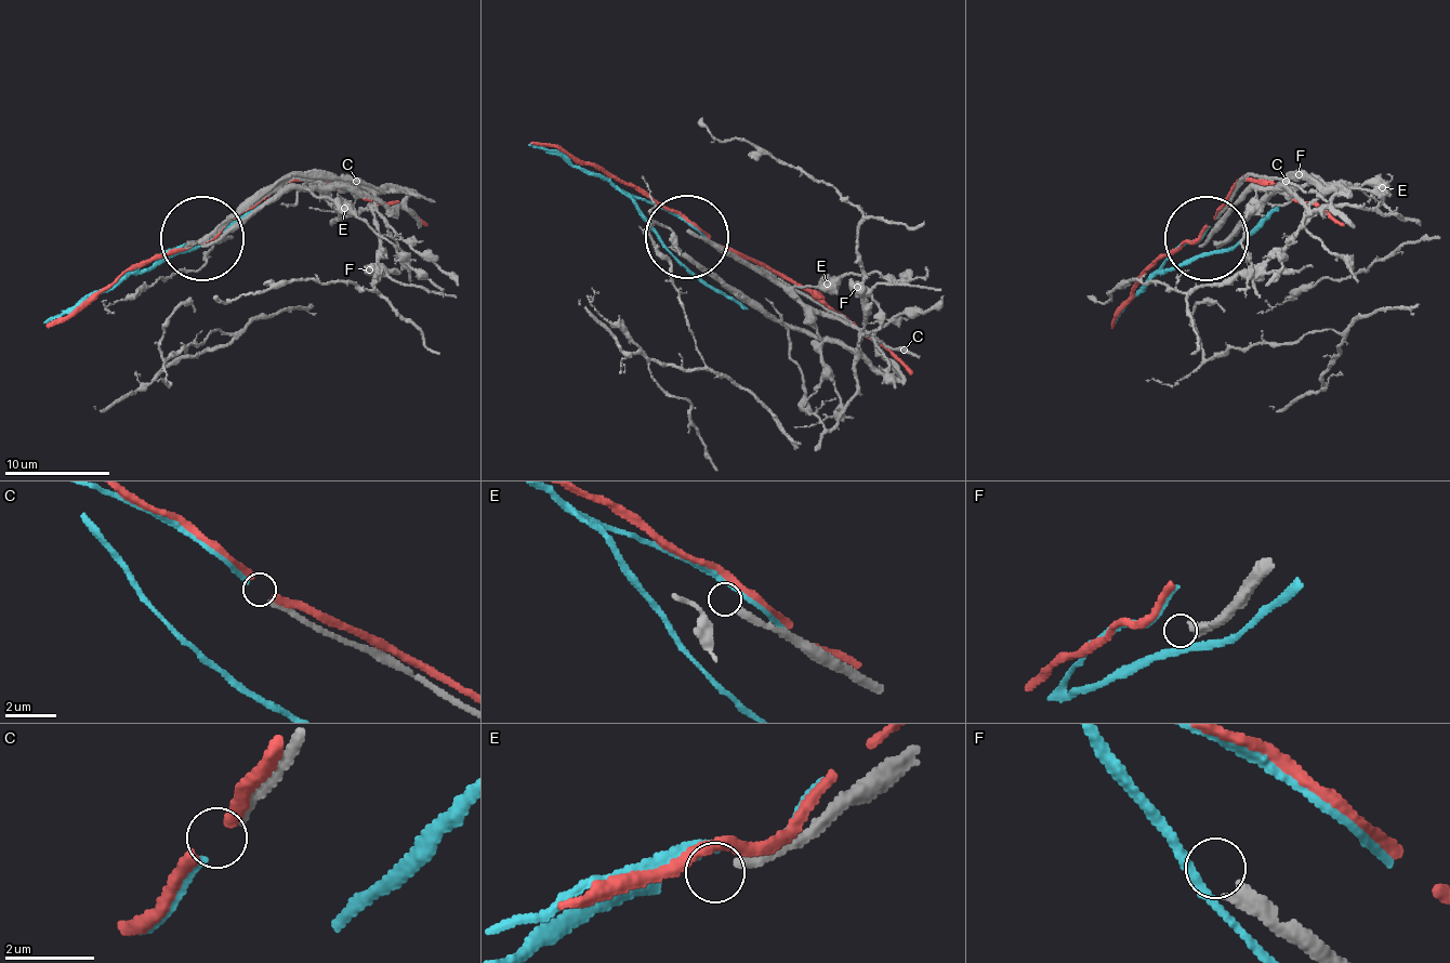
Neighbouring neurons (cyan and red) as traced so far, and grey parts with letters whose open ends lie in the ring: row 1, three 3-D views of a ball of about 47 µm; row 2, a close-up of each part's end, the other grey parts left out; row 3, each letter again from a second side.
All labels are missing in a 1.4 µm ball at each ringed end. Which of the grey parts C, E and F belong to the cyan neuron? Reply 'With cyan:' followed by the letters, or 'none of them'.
With cyan: C

